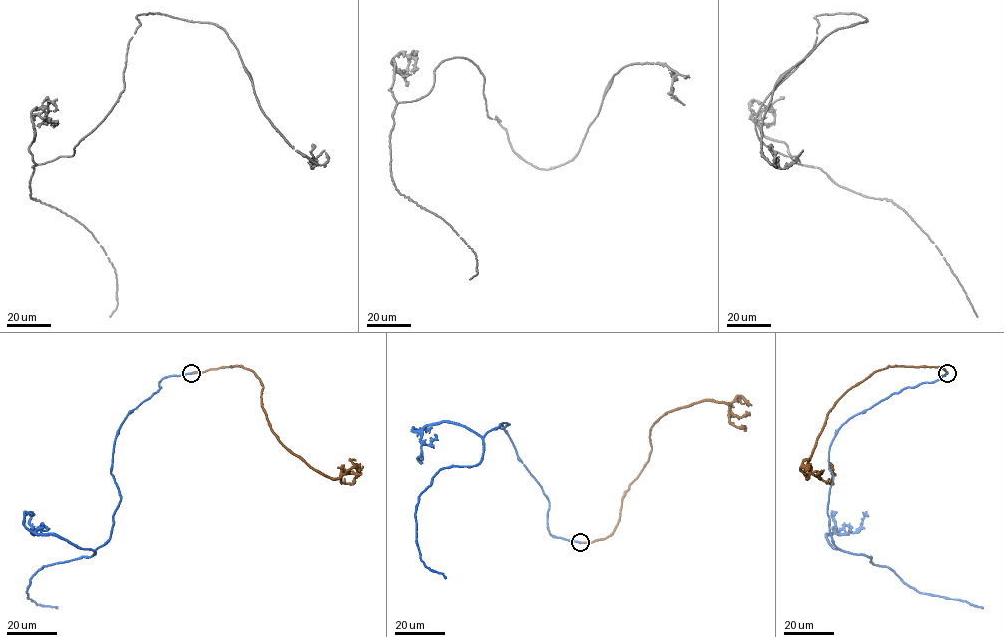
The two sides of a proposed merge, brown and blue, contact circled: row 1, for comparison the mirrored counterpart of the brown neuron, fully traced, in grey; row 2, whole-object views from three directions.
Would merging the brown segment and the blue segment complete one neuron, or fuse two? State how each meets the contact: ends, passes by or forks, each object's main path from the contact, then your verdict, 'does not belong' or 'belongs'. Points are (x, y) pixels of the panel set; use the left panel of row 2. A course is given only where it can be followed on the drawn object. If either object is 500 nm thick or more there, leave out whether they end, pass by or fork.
brown ends | blue ends | brown via (192, 373), (250, 369), (263, 386), (269, 425), (287, 448), (346, 483), (356, 475), (352, 462) | blue via (192, 373), (165, 376), (119, 429), (110, 537), (30, 580), (27, 597), (56, 608) | belongs

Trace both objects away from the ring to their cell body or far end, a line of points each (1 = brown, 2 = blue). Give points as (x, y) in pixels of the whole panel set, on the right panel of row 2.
1: (947, 373), (936, 367), (894, 366), (853, 386), (828, 413), (805, 475), (832, 483), (829, 462)
2: (947, 373), (889, 395), (839, 429), (829, 451), (829, 530), (839, 549), (870, 556), (921, 593), (983, 608)

